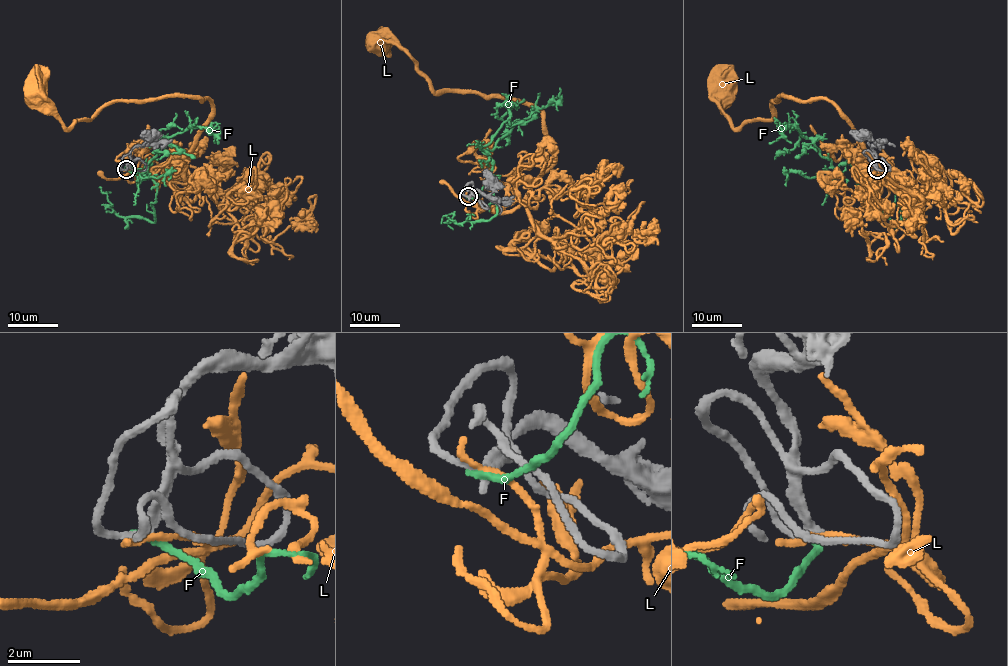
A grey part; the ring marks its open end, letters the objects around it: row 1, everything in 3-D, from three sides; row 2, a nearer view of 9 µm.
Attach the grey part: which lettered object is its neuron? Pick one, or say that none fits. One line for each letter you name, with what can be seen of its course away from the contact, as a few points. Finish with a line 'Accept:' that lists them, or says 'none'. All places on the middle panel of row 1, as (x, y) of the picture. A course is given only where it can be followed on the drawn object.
L: Its course: (469, 196), (484, 210), (524, 201), (554, 158), (544, 116), (518, 101), (435, 91), (408, 54), (381, 42)
Accept: L

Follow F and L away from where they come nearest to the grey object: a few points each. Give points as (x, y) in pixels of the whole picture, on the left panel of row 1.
F: (127, 169), (138, 178), (145, 172), (154, 183), (154, 221), (118, 216), (105, 193), (110, 193)
L: (127, 169), (154, 160), (176, 175), (212, 104), (176, 97), (112, 102), (66, 128), (39, 93)

